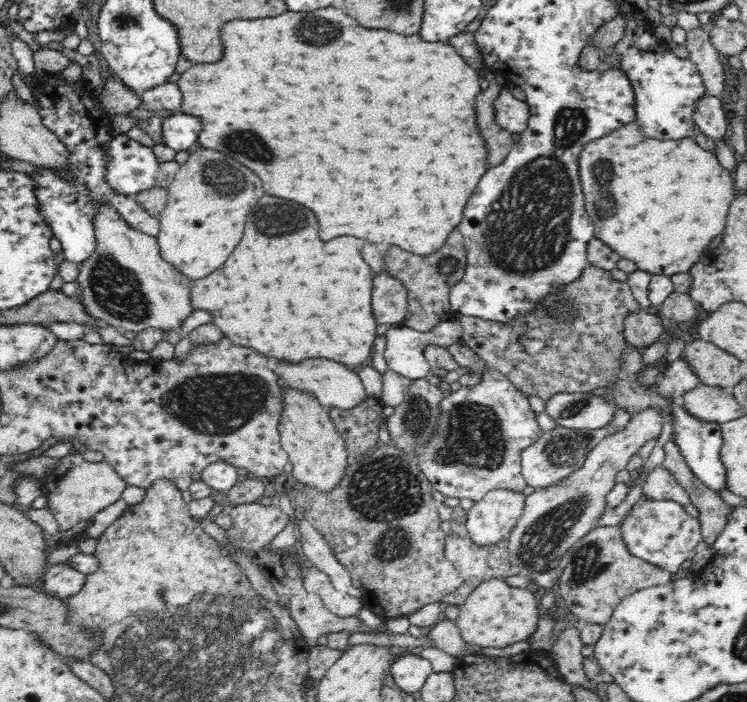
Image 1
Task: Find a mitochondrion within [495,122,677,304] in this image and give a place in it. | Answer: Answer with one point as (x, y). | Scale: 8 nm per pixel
(606, 205)

